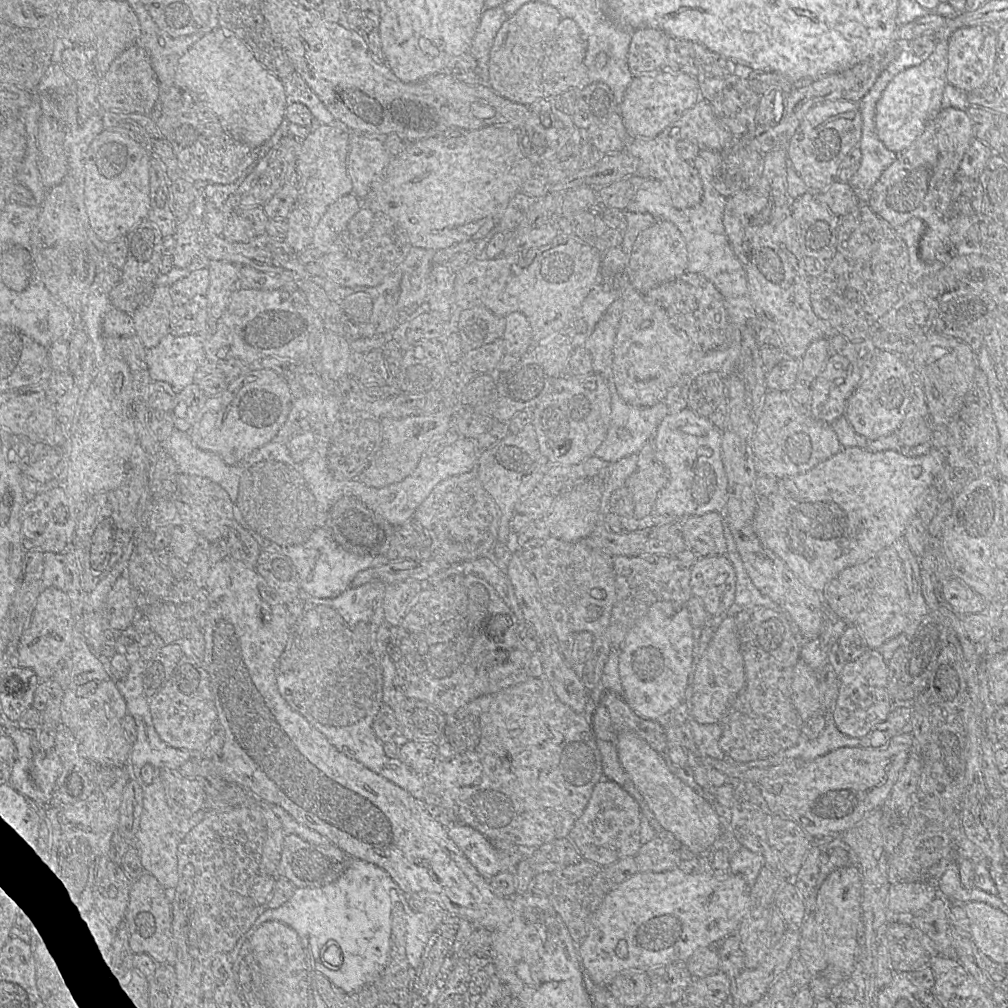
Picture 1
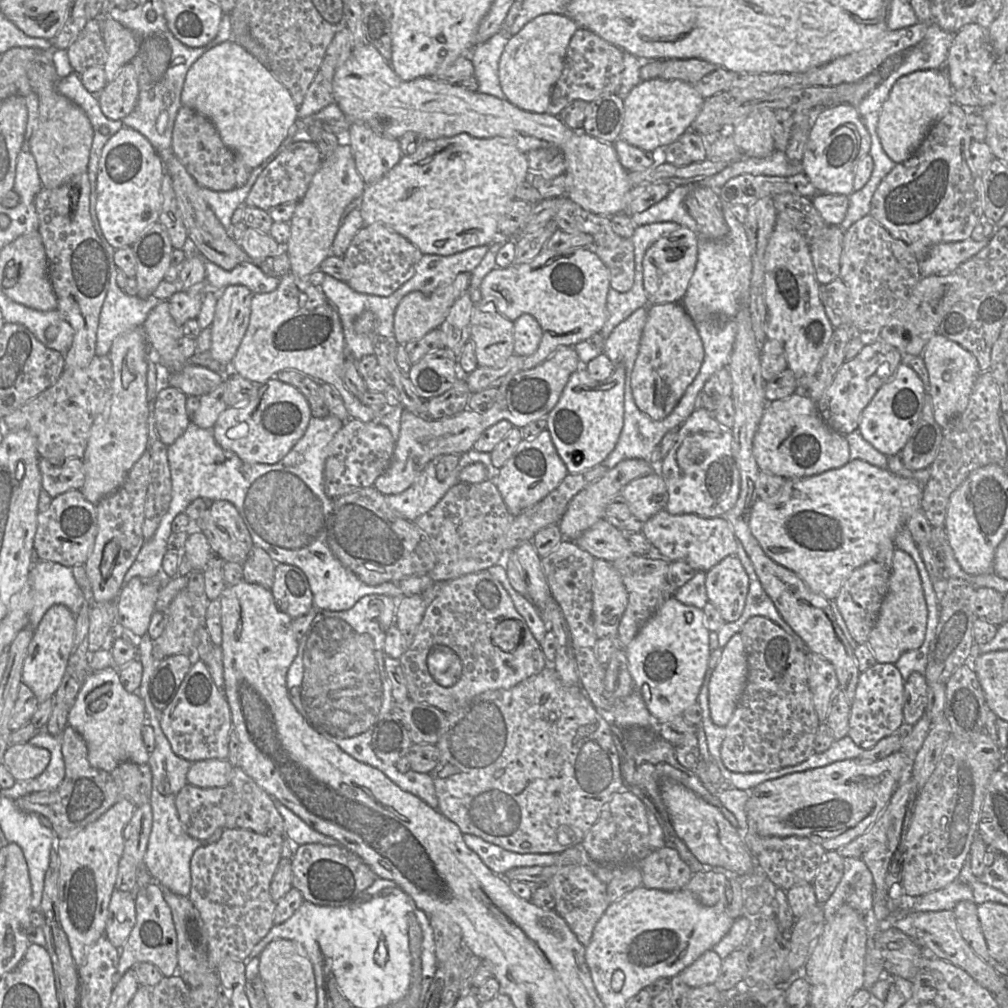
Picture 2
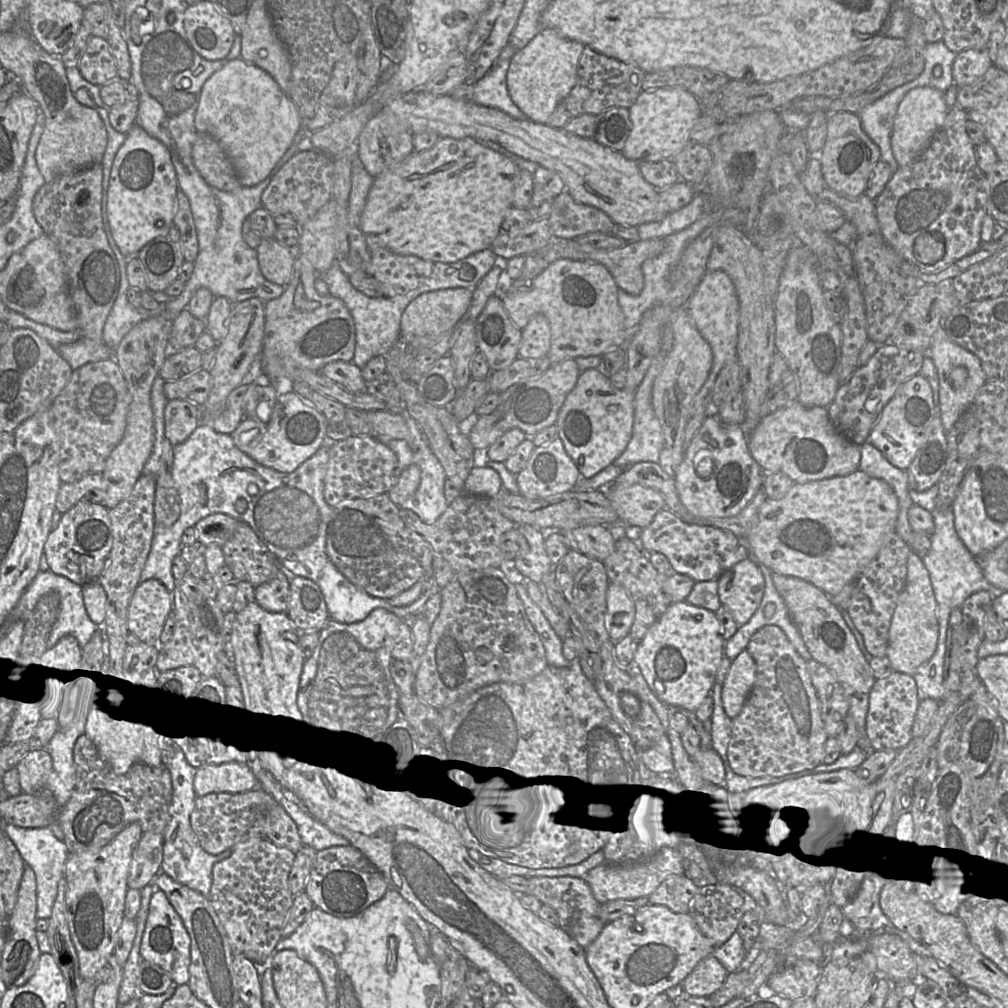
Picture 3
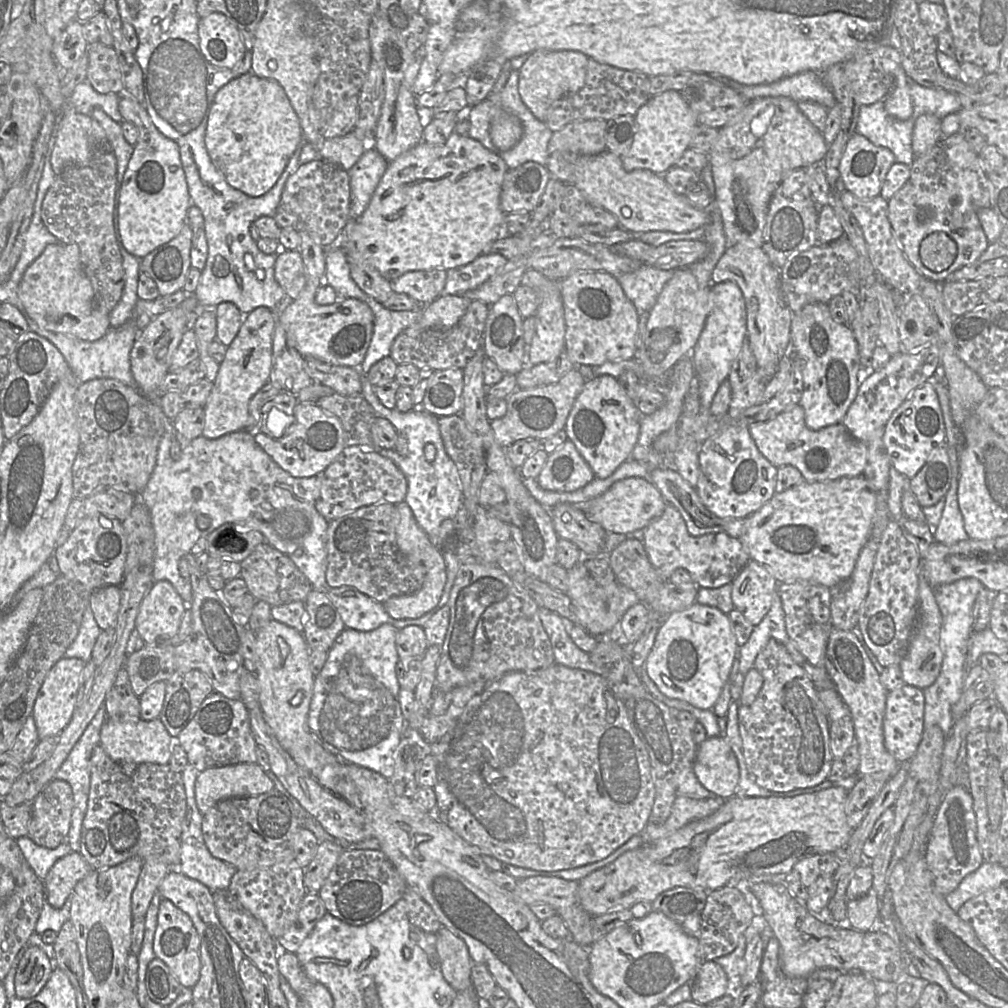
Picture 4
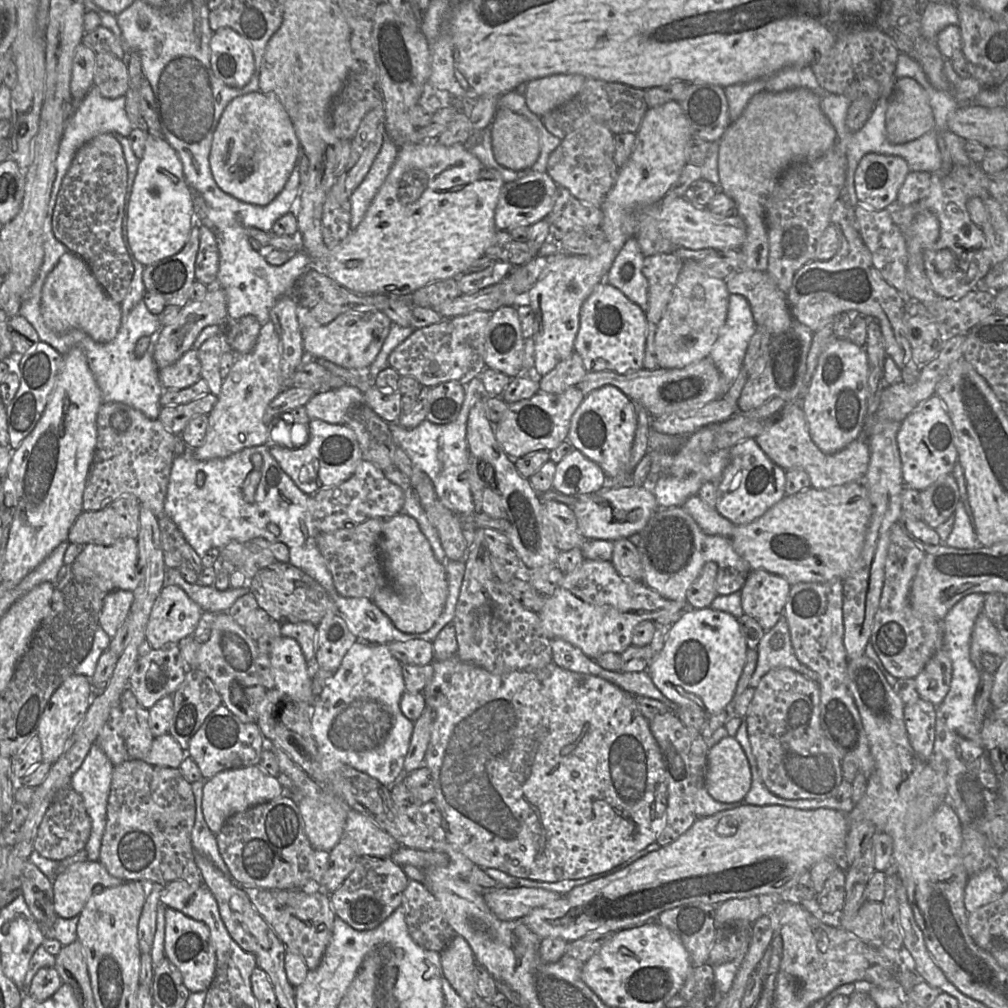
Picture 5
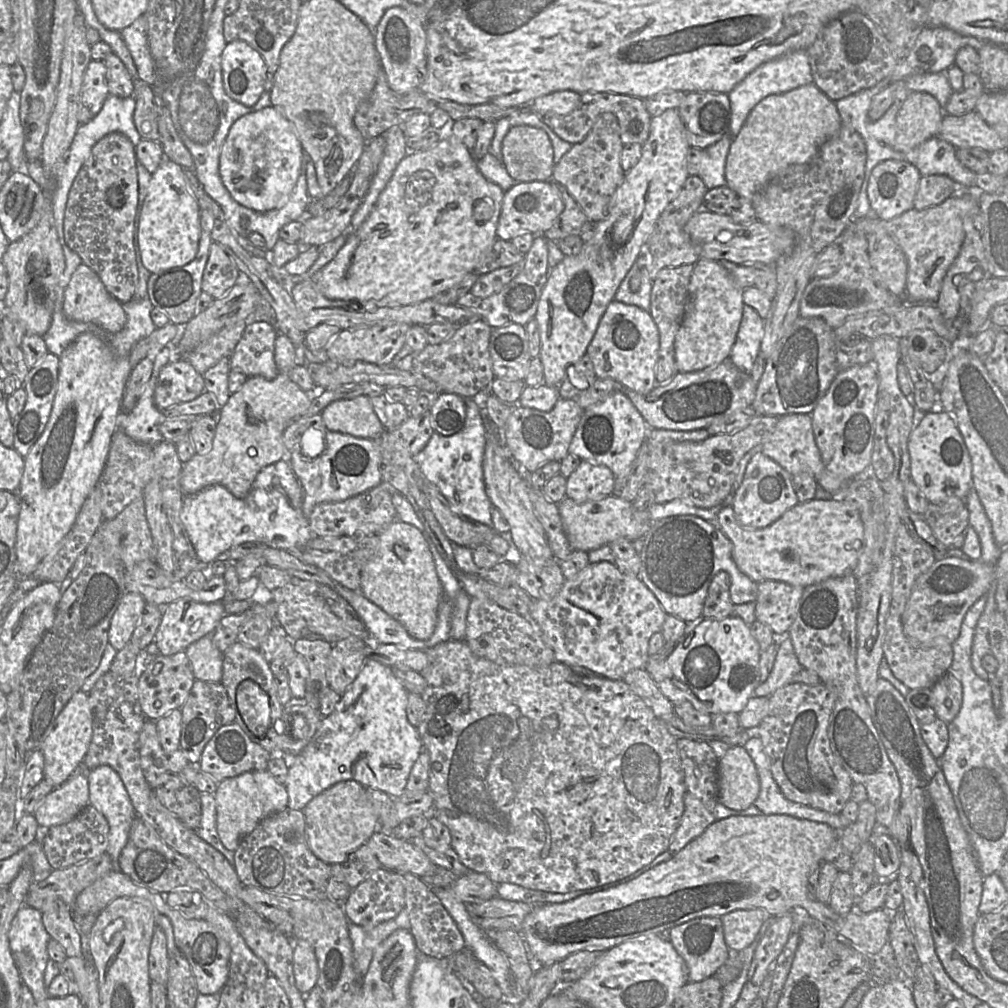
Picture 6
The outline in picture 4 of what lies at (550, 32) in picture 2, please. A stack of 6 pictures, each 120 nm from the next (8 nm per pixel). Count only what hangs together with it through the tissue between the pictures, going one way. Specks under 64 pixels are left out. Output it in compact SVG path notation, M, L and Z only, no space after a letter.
M536 50L529 54L519 70L518 89L521 100L538 120L545 123L547 112L556 101L584 87L588 59L573 50Z

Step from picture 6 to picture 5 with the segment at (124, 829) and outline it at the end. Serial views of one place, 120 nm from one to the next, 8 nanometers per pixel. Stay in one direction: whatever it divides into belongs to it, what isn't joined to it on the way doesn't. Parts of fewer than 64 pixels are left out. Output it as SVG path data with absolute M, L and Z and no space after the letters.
M95 742L69 781L69 787L82 797L91 818L92 831L84 849L90 861L99 861L113 767L112 762Z

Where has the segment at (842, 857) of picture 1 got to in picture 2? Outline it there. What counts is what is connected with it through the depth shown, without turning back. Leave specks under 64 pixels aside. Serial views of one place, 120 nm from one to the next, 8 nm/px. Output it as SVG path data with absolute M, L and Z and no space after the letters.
M844 858L844 872L834 893L821 907L826 920L833 918L837 909L847 904L864 916L873 909L873 876L865 863L855 858Z

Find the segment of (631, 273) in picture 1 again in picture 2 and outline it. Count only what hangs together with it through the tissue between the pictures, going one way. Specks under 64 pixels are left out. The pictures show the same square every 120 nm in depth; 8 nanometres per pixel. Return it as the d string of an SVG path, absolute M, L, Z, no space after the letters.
M686 227L663 236L650 246L643 258L643 285L650 305L681 303L694 274L698 256L698 235Z

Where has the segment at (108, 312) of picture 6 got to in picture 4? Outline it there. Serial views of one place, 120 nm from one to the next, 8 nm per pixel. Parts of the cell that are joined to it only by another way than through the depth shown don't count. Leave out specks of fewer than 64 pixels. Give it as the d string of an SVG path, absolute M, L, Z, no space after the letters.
M55 243L26 269L18 286L25 313L39 327L84 341L96 341L110 329L109 313L97 306L91 281L81 263L75 244Z

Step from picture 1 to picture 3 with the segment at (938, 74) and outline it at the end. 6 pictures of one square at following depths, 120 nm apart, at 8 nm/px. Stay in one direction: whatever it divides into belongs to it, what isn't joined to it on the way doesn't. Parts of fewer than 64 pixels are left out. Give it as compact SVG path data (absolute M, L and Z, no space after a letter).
M916 87L906 93L898 106L891 133L892 153L900 167L910 164L927 147L943 125L948 109L944 93L933 87Z

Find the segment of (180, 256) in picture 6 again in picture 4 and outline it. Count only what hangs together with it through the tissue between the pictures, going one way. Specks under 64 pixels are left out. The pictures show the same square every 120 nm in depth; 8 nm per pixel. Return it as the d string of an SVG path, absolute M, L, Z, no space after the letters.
M124 90L119 95L119 112L139 132L137 143L119 193L118 226L122 243L129 254L144 258L175 238L187 224L191 198L180 159L179 147L154 126L144 105Z

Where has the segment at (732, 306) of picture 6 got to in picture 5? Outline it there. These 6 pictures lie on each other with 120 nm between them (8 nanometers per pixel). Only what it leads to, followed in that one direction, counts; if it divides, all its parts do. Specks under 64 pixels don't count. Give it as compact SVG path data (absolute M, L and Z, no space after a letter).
M685 262L655 333L659 368L683 368L709 357L726 321L729 296L725 280L709 275L698 262Z

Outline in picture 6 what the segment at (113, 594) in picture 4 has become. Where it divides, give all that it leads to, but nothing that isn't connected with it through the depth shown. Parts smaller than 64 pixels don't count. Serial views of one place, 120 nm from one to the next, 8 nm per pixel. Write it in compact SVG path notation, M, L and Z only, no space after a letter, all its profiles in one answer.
M127 593L122 597L108 631L108 641L117 651L122 650L130 642L146 604L143 597L135 593Z

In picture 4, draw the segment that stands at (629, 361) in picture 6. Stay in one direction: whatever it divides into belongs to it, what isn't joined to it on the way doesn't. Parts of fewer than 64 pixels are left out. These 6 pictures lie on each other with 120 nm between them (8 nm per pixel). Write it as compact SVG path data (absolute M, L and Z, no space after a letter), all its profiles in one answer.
M579 271L560 281L565 310L565 352L576 365L598 367L607 362L632 360L637 351L639 315L618 280L606 272Z

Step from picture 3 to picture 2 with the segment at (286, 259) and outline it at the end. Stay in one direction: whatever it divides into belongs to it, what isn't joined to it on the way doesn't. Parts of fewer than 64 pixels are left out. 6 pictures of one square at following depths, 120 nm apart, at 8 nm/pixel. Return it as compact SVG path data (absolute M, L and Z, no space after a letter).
M248 227L242 239L235 242L253 259L255 265L268 257L277 256L283 252L288 253L288 245L280 245L270 235Z

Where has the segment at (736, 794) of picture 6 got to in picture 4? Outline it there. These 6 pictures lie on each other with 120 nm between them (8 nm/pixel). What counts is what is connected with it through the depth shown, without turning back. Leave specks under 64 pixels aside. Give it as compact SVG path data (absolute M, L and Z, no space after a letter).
M724 736L707 738L698 745L694 773L704 788L722 799L735 796L740 770Z

